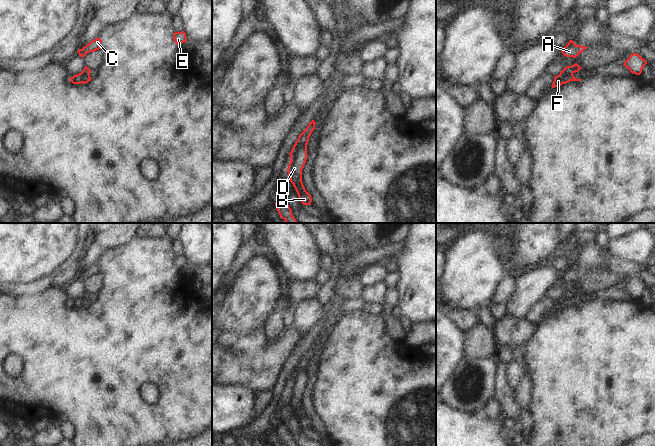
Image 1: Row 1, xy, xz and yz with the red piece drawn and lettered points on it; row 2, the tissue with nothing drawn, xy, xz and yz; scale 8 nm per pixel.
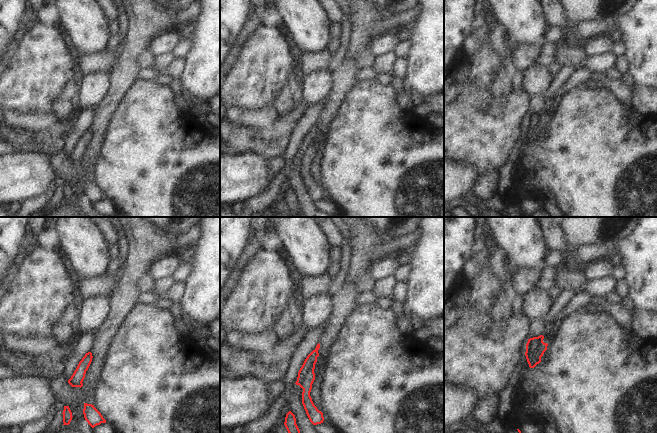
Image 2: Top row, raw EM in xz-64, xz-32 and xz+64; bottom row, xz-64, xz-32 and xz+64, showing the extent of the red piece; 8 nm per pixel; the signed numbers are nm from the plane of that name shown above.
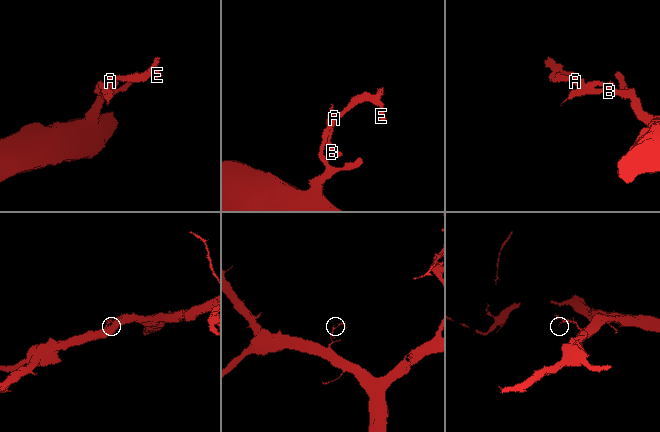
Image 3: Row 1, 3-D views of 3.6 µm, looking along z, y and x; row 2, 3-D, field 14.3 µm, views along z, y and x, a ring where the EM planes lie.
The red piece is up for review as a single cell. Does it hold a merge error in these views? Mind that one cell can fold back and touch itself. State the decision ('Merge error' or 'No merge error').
Merge error

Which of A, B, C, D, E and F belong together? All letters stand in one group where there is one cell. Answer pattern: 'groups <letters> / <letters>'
groups A C E / B D F

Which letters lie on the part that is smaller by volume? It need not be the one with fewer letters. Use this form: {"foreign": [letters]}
{"foreign": ["B", "D", "F"]}

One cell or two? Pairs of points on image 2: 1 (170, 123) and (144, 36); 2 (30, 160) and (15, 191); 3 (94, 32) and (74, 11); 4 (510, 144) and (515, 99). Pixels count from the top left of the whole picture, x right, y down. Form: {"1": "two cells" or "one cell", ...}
{"1": "two cells", "2": "one cell", "3": "one cell", "4": "one cell"}

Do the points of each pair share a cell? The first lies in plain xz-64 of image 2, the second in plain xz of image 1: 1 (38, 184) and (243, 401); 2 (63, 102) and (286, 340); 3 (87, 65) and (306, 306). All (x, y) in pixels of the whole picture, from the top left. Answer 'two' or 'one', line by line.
1: one
2: two
3: two

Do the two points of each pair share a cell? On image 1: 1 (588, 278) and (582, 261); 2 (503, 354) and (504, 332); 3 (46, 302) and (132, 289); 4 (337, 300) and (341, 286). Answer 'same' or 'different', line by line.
1: different
2: different
3: same
4: different

